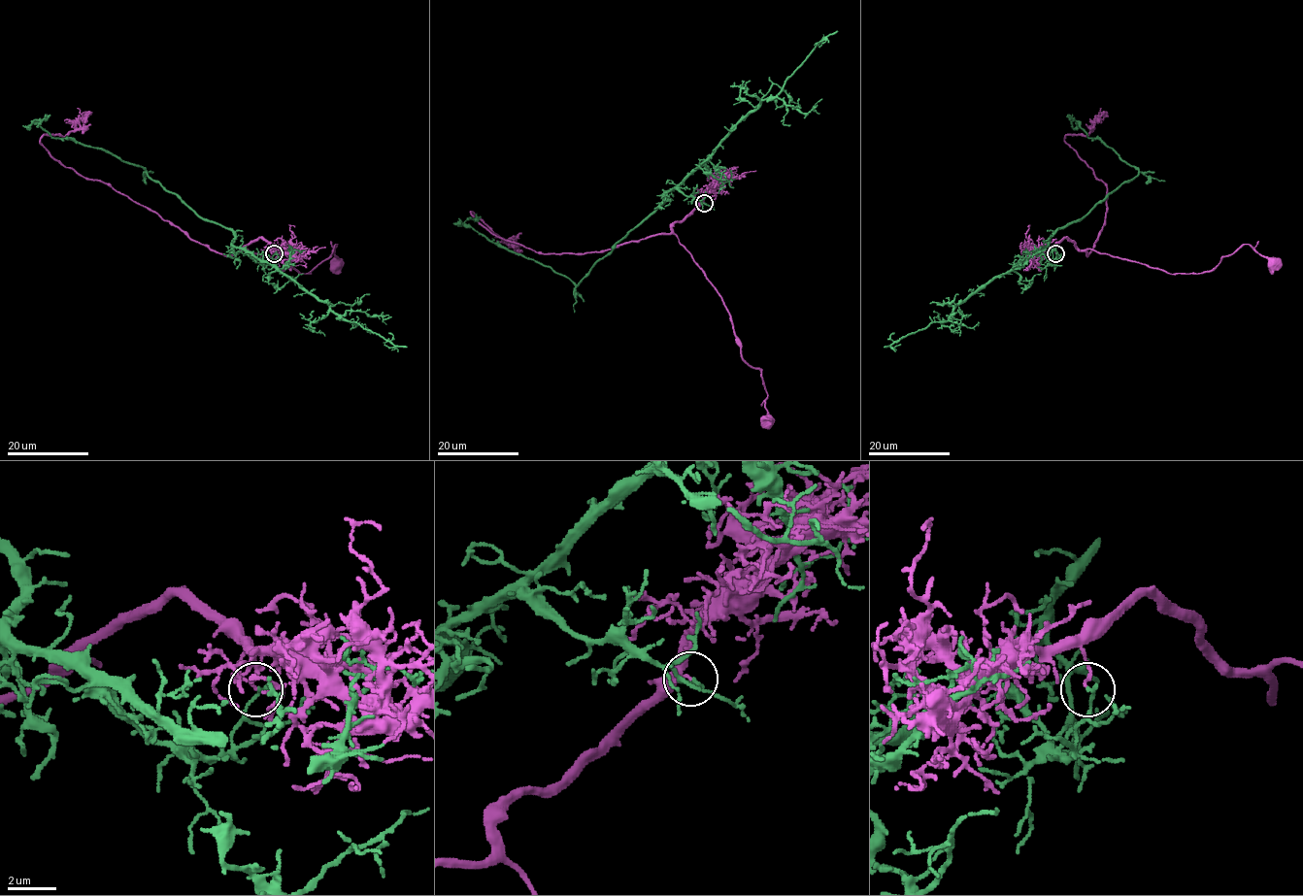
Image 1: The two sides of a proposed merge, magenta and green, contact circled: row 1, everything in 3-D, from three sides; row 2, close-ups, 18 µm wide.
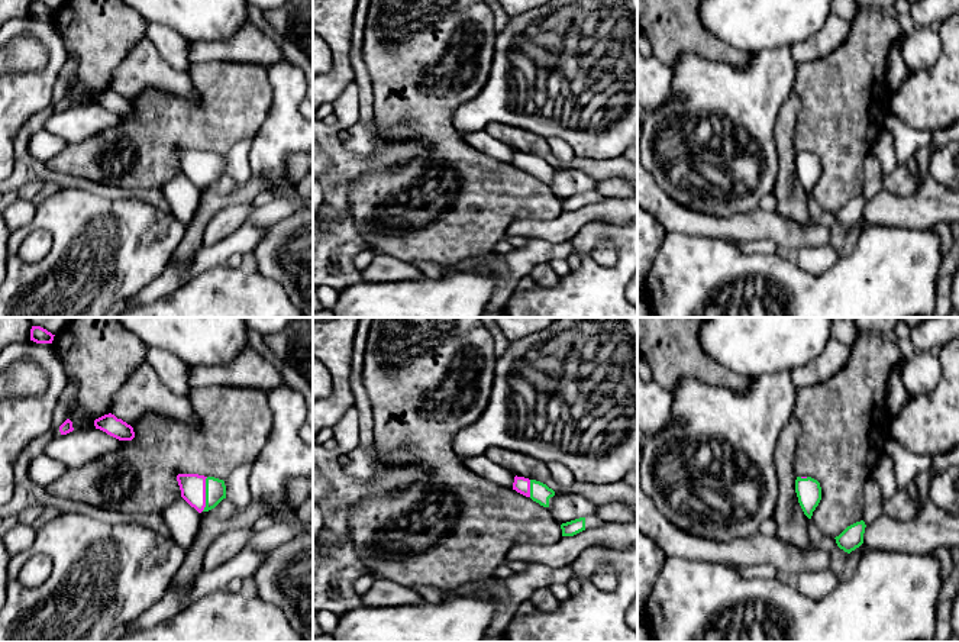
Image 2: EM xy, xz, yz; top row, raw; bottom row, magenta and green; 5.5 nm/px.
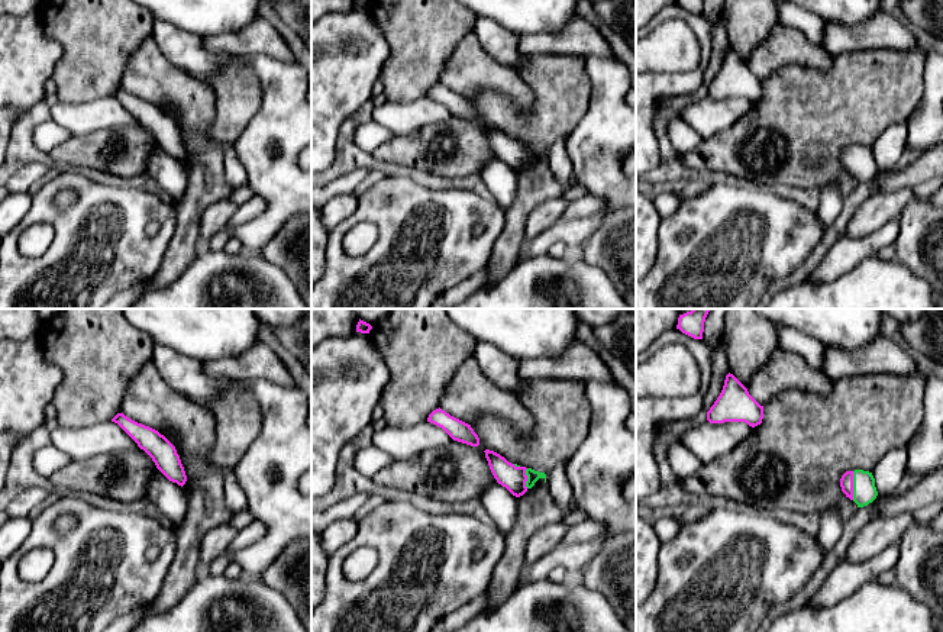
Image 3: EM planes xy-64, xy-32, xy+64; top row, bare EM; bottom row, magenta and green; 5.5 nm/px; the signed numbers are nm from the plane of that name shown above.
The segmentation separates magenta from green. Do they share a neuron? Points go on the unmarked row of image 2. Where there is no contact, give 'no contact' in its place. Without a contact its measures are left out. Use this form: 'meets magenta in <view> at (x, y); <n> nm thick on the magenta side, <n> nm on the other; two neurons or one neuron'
meets magenta in xy at (204, 170); 140 nm thick on the magenta side, 110 nm on the other; two neurons

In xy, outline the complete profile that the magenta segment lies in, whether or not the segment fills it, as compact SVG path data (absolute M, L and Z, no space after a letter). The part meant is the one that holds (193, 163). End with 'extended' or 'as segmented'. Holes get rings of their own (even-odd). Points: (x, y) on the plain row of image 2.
M198 149L177 151L181 172L198 188L206 183L206 154L207 152Z | as segmented

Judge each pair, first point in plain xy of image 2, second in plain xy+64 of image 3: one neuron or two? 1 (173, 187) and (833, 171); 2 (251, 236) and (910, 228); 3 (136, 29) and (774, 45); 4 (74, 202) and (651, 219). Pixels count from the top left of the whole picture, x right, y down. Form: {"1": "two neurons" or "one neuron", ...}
{"1": "two neurons", "2": "two neurons", "3": "two neurons", "4": "two neurons"}

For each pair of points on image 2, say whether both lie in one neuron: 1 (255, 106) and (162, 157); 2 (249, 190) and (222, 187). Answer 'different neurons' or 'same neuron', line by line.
1: same neuron
2: same neuron

